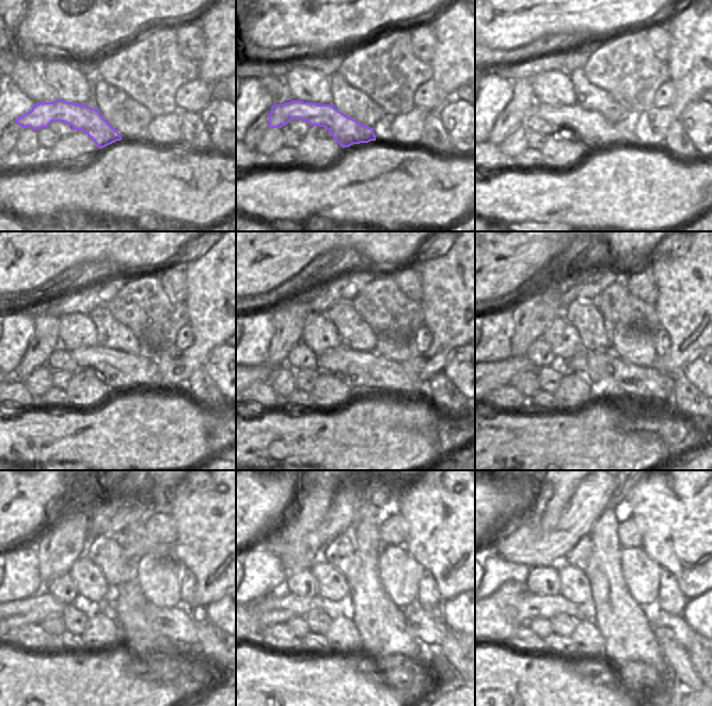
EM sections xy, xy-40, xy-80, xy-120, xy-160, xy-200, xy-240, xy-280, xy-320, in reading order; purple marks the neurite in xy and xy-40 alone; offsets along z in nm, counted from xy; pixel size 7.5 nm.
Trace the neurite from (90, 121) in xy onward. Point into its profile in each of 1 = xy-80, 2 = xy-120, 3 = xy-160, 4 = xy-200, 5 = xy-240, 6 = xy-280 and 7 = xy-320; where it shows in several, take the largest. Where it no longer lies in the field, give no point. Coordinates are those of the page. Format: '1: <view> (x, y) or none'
1: xy-80 (596, 131)
2: xy-120 (120, 370)
3: xy-160 (363, 371)
4: xy-200 (612, 375)
5: xy-240 (174, 623)
6: xy-280 (427, 627)
7: xy-320 (676, 627)

